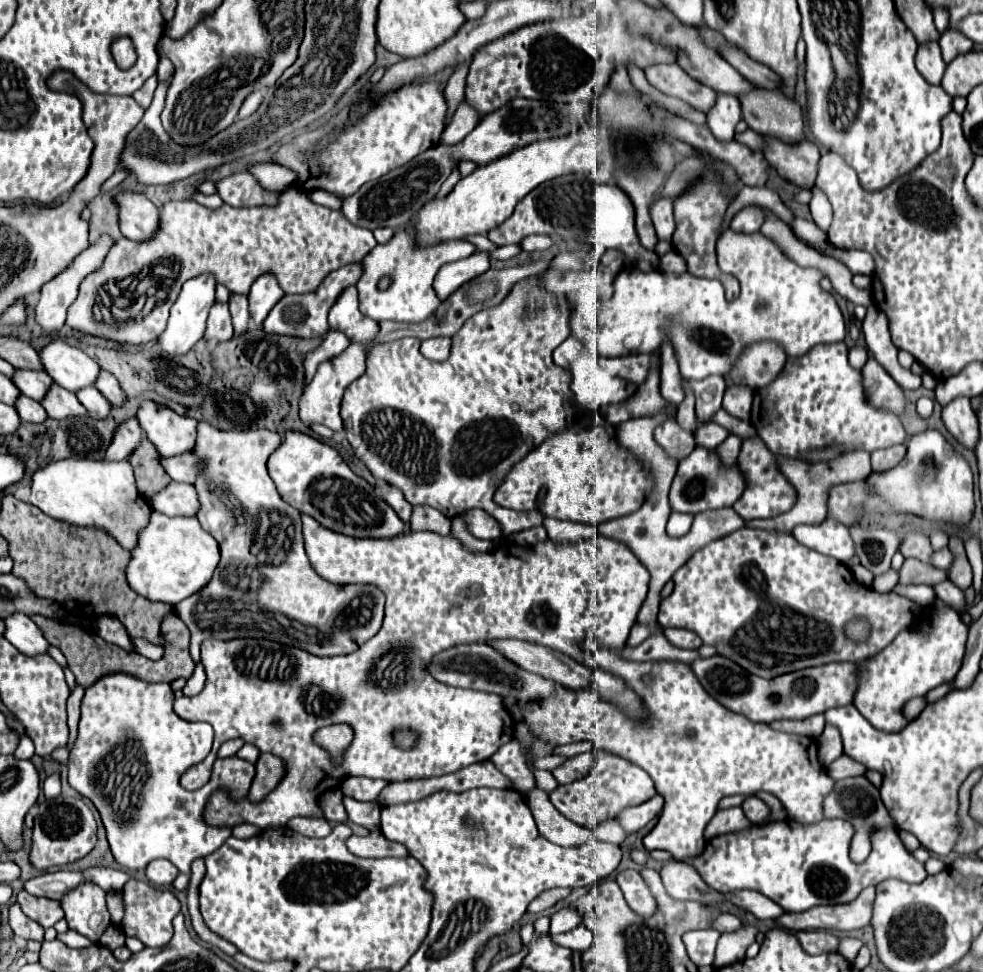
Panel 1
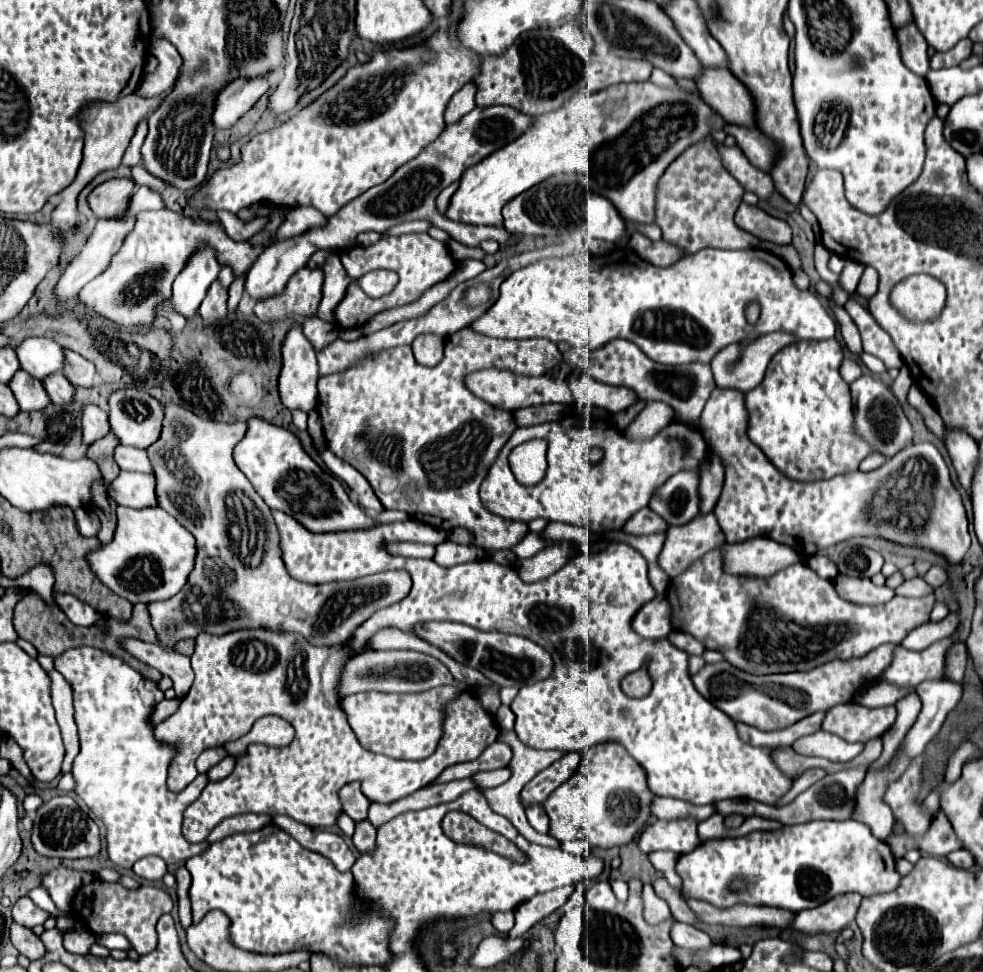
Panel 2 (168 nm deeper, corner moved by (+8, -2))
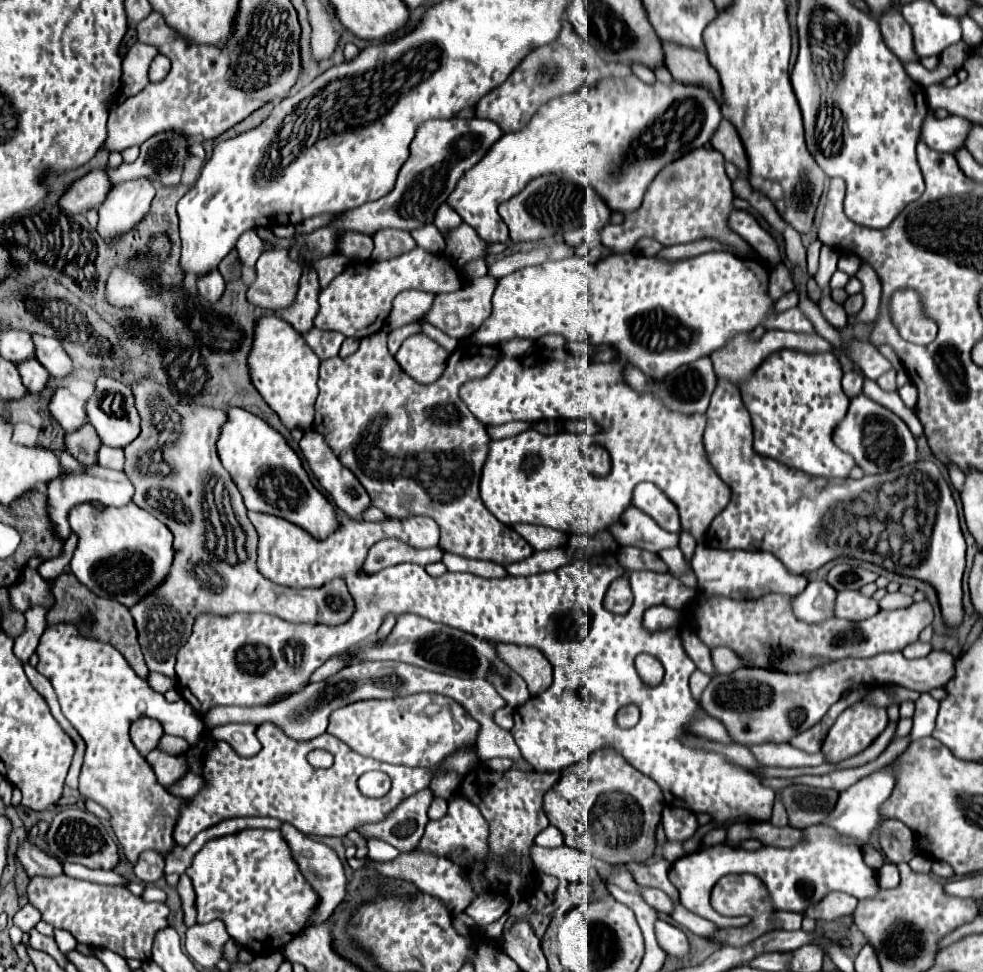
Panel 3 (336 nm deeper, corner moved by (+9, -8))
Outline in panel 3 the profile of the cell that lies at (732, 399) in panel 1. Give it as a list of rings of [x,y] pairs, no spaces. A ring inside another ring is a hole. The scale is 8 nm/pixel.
[[[718,377],[710,407],[706,411],[708,423],[704,431],[704,451],[716,475],[730,487],[732,499],[728,507],[714,517],[706,531],[706,545],[712,549],[746,549],[768,551],[784,563],[790,573],[806,575],[828,561],[844,555],[884,567],[886,571],[920,579],[934,587],[942,609],[942,619],[948,627],[962,625],[962,575],[966,567],[966,541],[960,531],[958,511],[948,483],[932,461],[918,461],[882,475],[854,479],[810,477],[798,469],[790,469],[780,461],[758,455],[752,449],[752,423],[740,399],[740,389],[734,383]]]

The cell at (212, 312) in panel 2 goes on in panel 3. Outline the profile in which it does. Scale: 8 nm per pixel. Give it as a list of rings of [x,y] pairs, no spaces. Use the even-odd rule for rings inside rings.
[[[214,269],[214,271],[210,271],[210,273],[202,275],[202,277],[198,277],[196,279],[196,285],[198,285],[200,295],[204,299],[212,301],[212,303],[218,301],[220,295],[224,293],[224,279],[222,279],[222,275],[220,275],[218,269]]]

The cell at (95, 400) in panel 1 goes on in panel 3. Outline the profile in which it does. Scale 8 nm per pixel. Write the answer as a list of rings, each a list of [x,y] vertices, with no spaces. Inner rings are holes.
[[[26,359],[26,363],[16,363],[18,373],[22,375],[22,383],[26,383],[26,389],[30,393],[40,393],[48,381],[48,371],[36,361]]]

